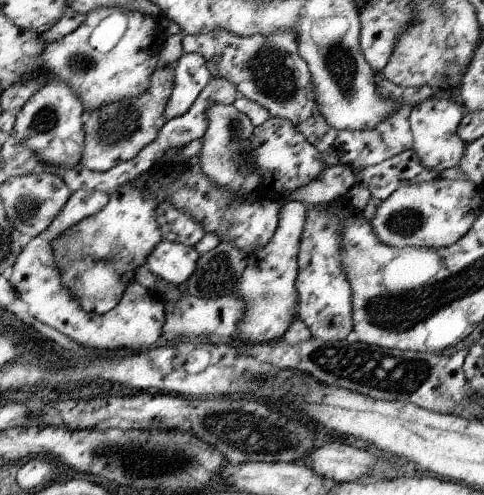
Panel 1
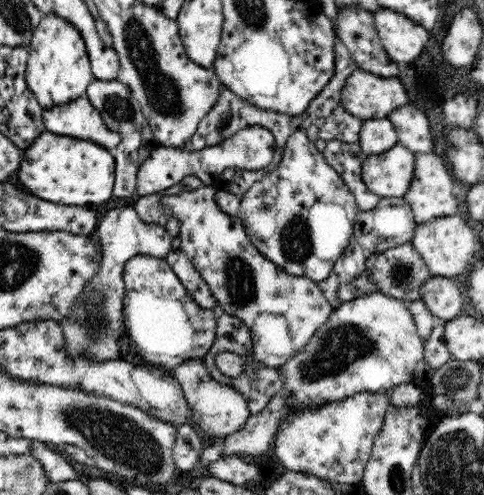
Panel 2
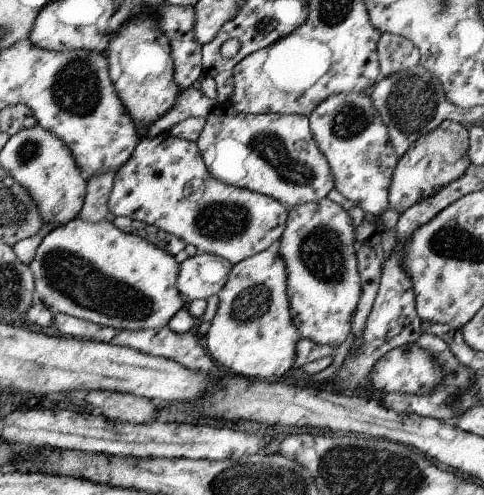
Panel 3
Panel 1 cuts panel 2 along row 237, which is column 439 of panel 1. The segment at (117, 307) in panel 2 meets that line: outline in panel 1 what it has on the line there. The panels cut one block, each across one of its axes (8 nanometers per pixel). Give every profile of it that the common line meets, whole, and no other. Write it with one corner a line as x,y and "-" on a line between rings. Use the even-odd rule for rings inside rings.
435,94
429,100
413,106
411,114
409,114
409,124
411,124
411,132
413,132
413,152
419,154
423,166
427,170
437,170
439,174
451,168
459,166
459,160
463,158
463,152
467,148
467,142
461,140
461,136
457,134
457,126
459,120
463,118
463,104
457,104
455,100
451,100
449,94

